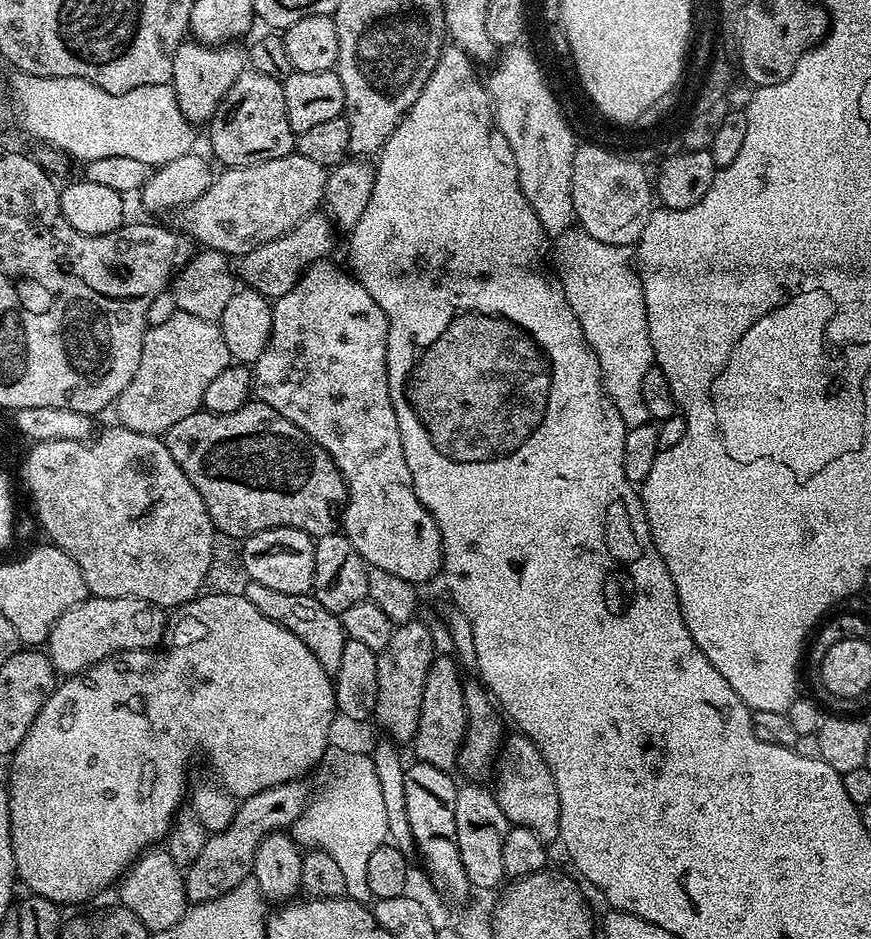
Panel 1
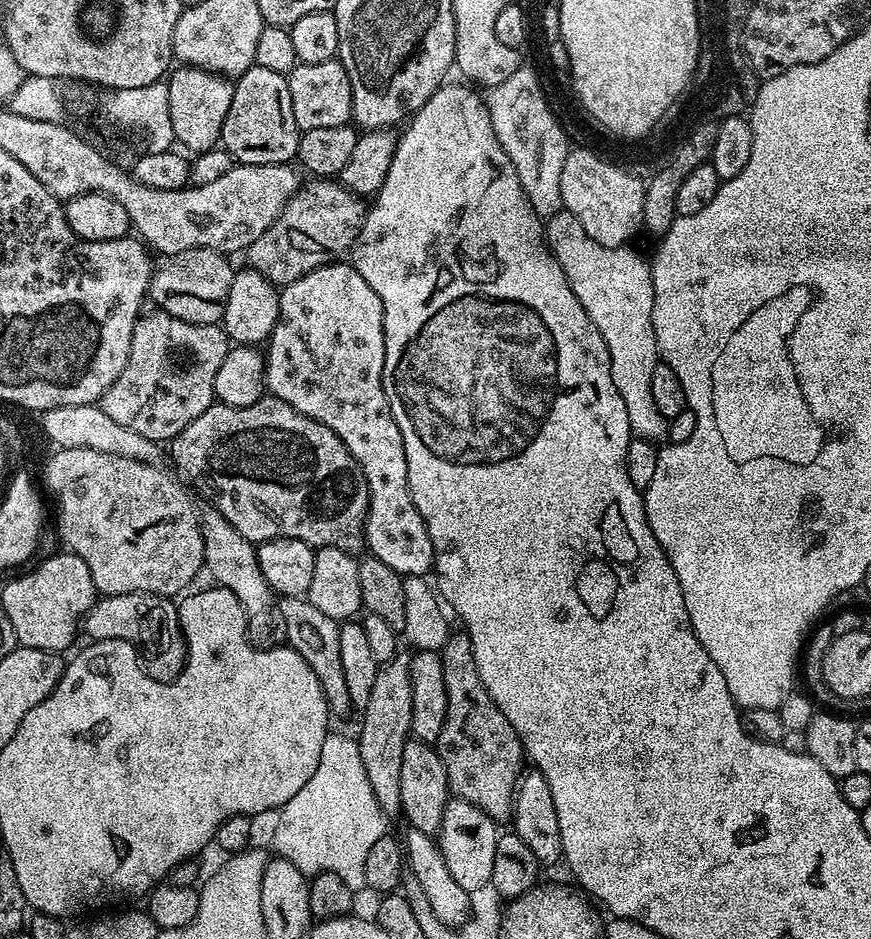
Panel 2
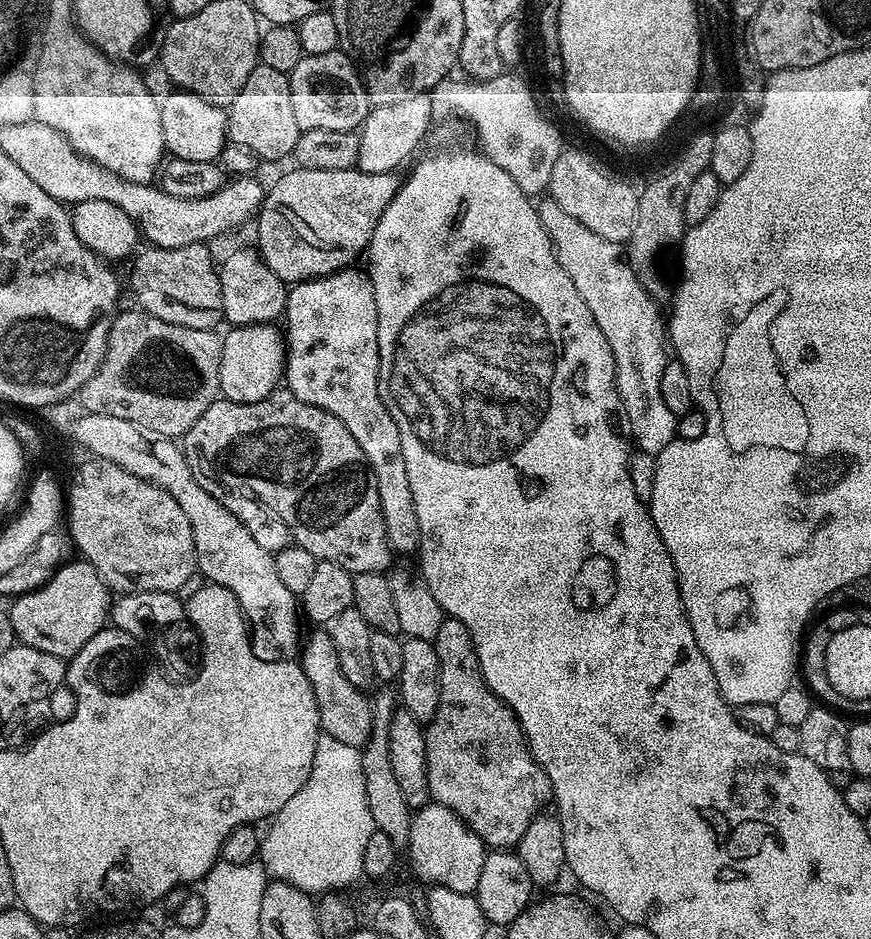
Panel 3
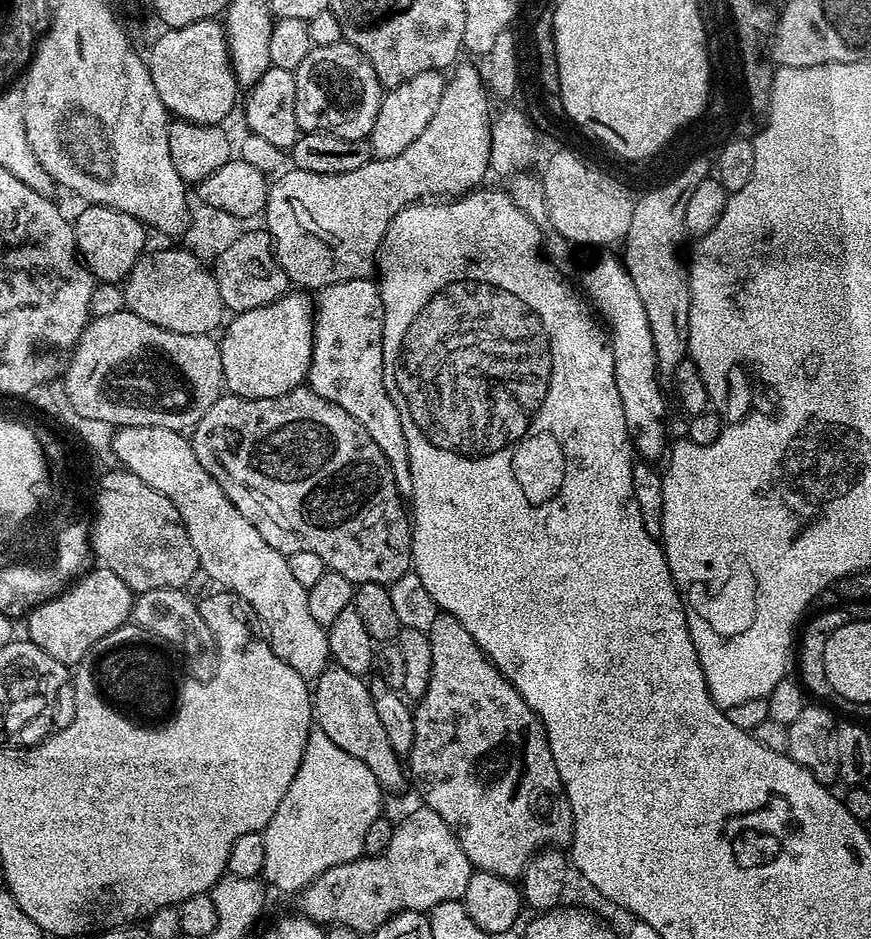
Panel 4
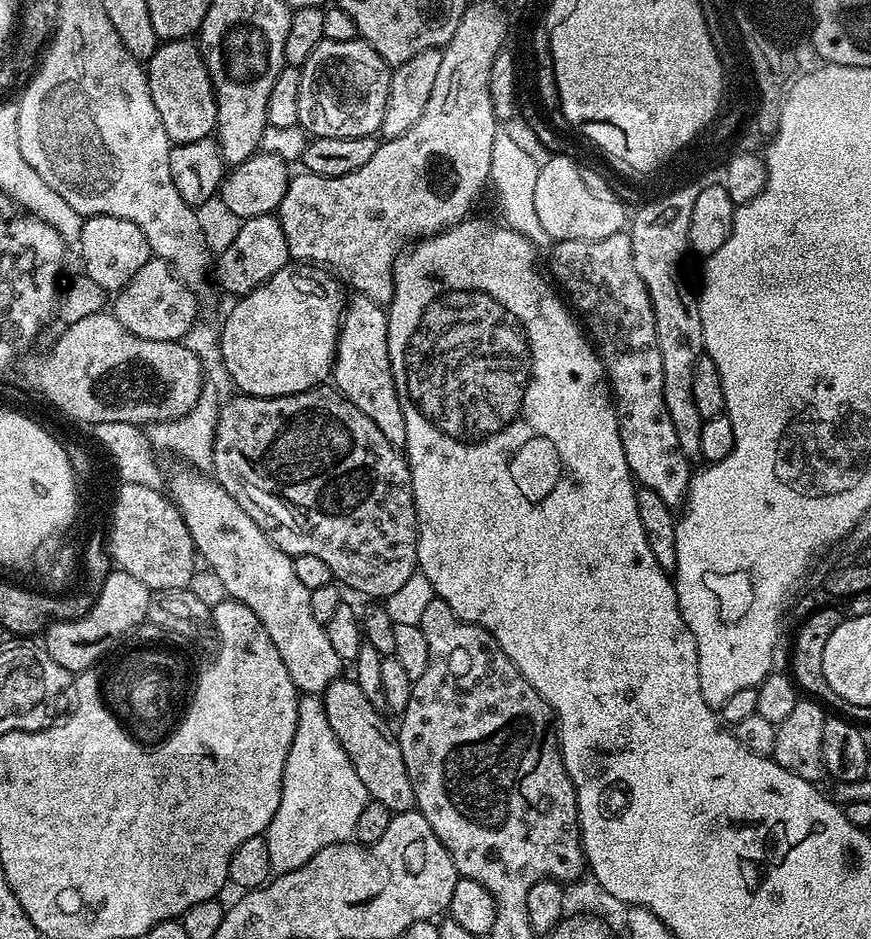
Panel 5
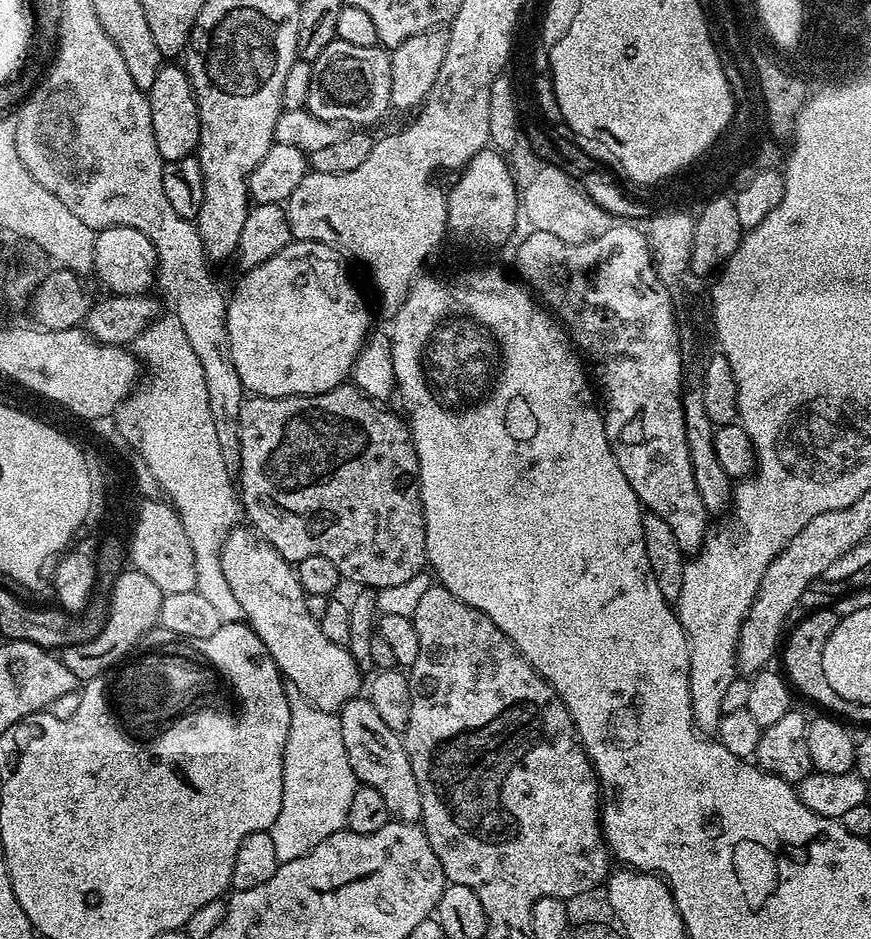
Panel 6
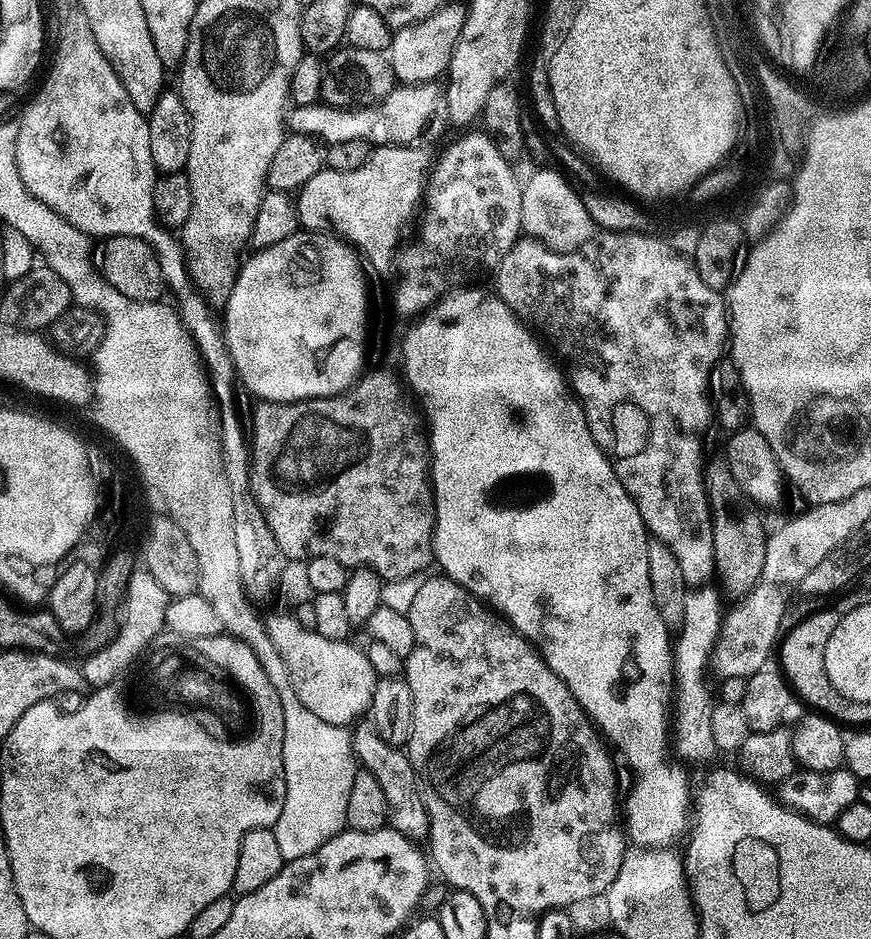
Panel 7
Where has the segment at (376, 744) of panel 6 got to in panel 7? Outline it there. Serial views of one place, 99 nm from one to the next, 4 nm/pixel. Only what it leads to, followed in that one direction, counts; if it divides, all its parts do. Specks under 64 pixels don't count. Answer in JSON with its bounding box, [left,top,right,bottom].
[352,722,428,841]

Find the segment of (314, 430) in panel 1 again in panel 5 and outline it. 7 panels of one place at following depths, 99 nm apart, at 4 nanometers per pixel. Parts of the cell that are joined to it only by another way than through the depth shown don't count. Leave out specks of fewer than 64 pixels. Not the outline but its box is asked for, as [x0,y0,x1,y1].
[330,294,406,449]

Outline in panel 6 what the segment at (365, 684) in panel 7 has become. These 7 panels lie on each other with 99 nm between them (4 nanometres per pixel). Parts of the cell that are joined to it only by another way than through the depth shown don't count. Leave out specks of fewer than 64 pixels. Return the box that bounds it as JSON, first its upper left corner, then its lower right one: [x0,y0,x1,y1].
[220,528,362,712]

